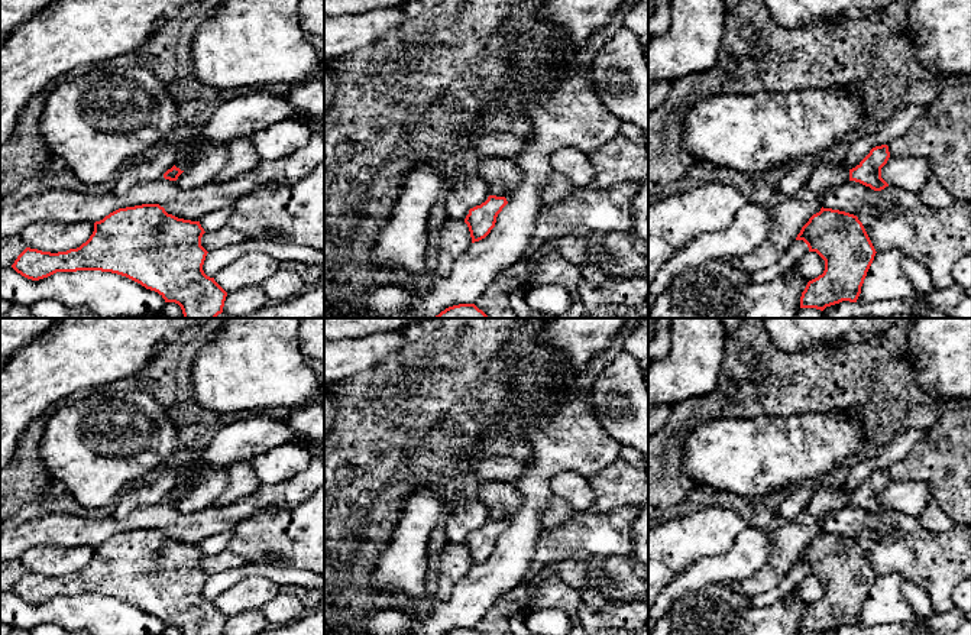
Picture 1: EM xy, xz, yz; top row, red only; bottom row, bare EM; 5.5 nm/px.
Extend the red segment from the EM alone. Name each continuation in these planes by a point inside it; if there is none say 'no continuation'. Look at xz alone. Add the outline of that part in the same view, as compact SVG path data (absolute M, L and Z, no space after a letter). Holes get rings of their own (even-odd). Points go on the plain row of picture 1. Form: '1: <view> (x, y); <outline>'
no continuation

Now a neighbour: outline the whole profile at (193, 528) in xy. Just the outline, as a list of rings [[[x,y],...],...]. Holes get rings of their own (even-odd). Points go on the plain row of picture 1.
[[[324,453],[313,456],[301,473],[233,503],[216,503],[184,513],[177,505],[159,503],[133,509],[122,518],[82,518],[69,513],[49,513],[0,534],[0,563],[20,560],[35,545],[100,545],[110,537],[142,528],[159,528],[178,542],[200,545],[204,540],[232,529],[239,521],[260,509],[295,508],[324,487]]]

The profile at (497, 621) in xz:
[[[496,600],[475,629],[482,635],[514,635],[512,622],[522,623],[525,615],[537,609],[533,603]]]

